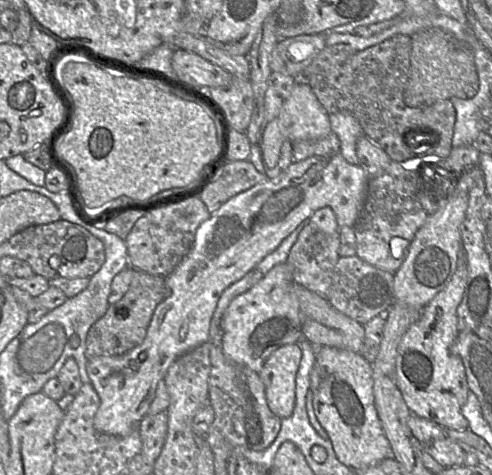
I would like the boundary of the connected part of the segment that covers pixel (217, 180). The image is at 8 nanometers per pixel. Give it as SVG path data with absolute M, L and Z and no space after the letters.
M249 160L229 161L218 171L200 199L213 213L232 197L268 180Z

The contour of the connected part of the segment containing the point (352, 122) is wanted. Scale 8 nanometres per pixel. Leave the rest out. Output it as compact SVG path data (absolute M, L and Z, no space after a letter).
M338 112L330 115L332 131L340 141L340 153L350 164L359 164L356 143L365 136L359 121L348 112Z

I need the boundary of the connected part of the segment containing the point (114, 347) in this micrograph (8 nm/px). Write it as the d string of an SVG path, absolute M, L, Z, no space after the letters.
M135 269L125 295L115 304L109 305L106 313L89 329L85 342L87 359L119 356L140 345L147 335L156 307L166 295L165 277L150 275Z

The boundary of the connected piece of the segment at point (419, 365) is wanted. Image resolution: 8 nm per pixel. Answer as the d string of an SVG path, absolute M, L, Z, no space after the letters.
M460 254L451 280L423 307L419 320L403 335L396 359L397 386L412 415L456 431L468 430L468 422L461 414L470 392L465 367L462 359L451 352L460 333L457 308L463 298L467 273L466 258L462 260Z

